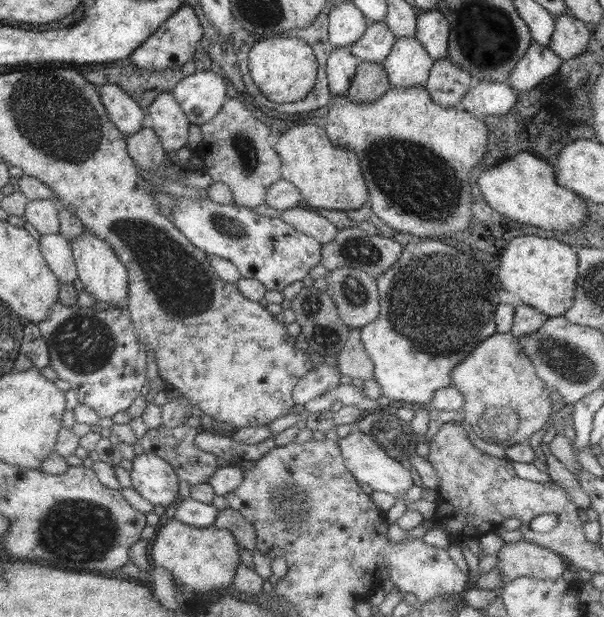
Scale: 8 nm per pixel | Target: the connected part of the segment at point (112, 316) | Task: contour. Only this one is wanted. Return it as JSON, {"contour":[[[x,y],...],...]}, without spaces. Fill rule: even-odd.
{"contour":[[[60,302],[54,304],[52,307],[52,314],[45,321],[39,322],[37,324],[39,329],[41,330],[42,336],[46,339],[46,343],[48,343],[48,348],[50,349],[50,367],[57,372],[57,378],[66,380],[71,384],[71,389],[74,390],[77,394],[77,399],[80,403],[86,404],[92,407],[98,416],[101,418],[112,418],[116,412],[122,412],[122,410],[127,410],[127,408],[138,398],[140,395],[140,390],[142,390],[142,386],[148,380],[147,374],[147,362],[148,360],[146,355],[146,346],[140,342],[140,338],[136,336],[136,330],[132,328],[132,318],[130,318],[130,313],[128,309],[123,306],[116,308],[108,308],[105,310],[96,310],[93,307],[82,307],[79,304],[66,306]]]}

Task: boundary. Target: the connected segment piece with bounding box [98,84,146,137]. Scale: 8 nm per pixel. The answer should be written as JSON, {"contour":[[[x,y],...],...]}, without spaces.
{"contour":[[[104,84],[98,90],[110,121],[116,124],[124,136],[129,137],[143,128],[146,114],[142,106],[128,96],[123,88],[116,84]]]}

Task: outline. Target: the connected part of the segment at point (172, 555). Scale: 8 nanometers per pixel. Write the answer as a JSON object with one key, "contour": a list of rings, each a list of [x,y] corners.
{"contour":[[[172,519],[152,538],[150,556],[156,567],[169,570],[177,580],[190,588],[190,592],[214,596],[230,583],[233,584],[237,567],[242,563],[238,550],[239,544],[228,529],[219,529],[214,525],[198,528]]]}

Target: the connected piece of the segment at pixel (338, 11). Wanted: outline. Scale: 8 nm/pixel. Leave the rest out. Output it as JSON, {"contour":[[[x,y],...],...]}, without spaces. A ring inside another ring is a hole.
{"contour":[[[344,1],[332,6],[328,15],[329,41],[334,48],[352,46],[366,31],[370,20],[353,3]]]}

